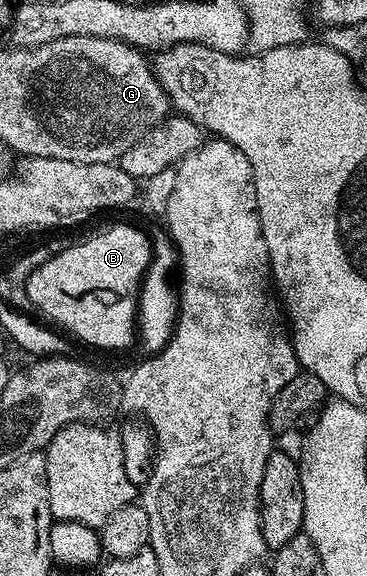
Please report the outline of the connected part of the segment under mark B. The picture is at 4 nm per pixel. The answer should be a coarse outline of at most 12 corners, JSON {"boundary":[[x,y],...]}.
{"boundary":[[147,232],[55,250],[31,308],[90,347],[136,339]]}

